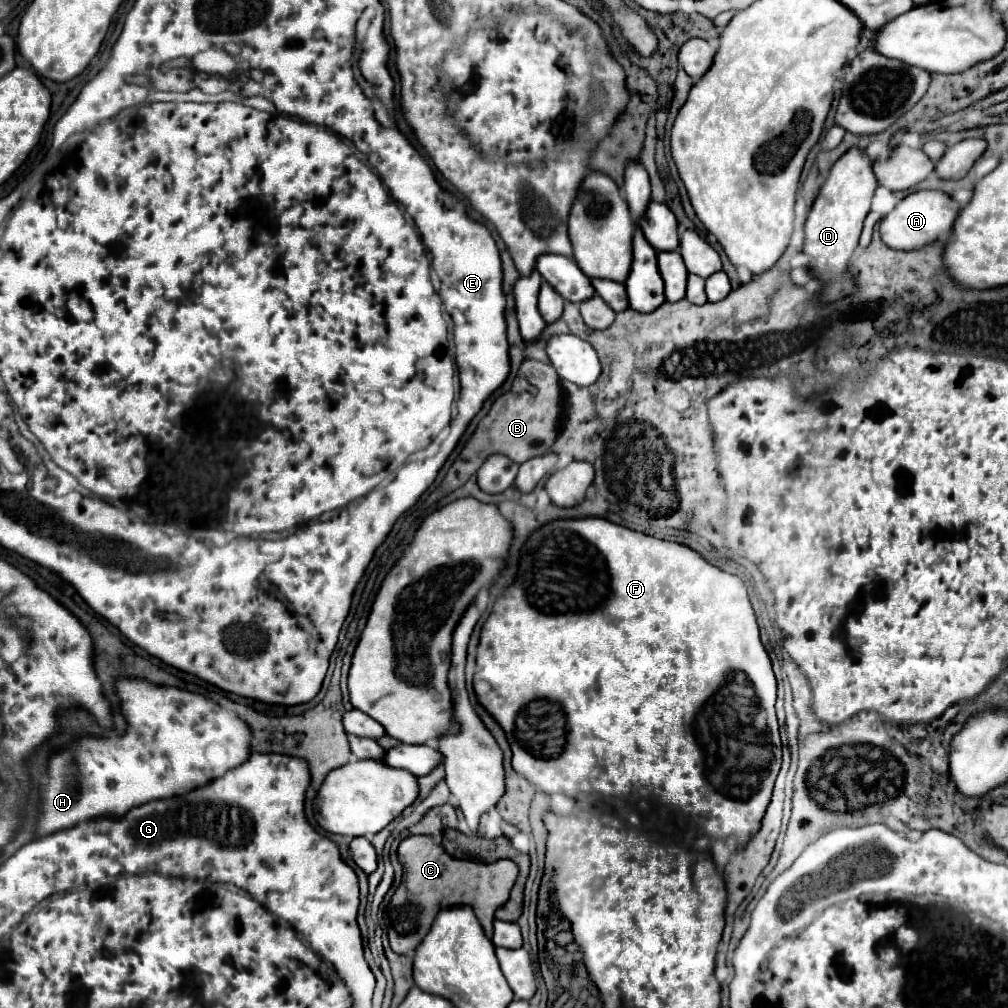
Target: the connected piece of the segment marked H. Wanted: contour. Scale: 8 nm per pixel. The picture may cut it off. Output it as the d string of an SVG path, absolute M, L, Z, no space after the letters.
M118 679L118 697L128 731L118 729L110 737L84 737L68 749L56 753L48 761L46 783L42 787L42 815L38 821L38 837L56 833L94 817L122 817L132 807L152 799L182 795L200 787L250 757L250 729L234 713L222 709L212 699L176 687L152 685L140 679Z

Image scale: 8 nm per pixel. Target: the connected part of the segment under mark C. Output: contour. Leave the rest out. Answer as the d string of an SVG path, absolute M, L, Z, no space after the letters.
M428 835L406 837L398 847L398 859L404 867L404 877L386 909L386 915L390 917L388 939L394 953L412 953L430 931L438 911L454 905L470 905L484 927L484 933L492 937L494 913L508 901L510 889L518 877L514 861L500 859L494 863L482 863L472 859L454 859Z

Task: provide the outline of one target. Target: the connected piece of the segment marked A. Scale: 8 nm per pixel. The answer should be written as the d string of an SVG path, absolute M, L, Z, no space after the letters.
M916 191L904 197L880 223L880 237L890 249L900 251L912 251L928 241L936 241L942 235L948 235L952 229L952 223L960 211L960 205L950 199L942 191Z

